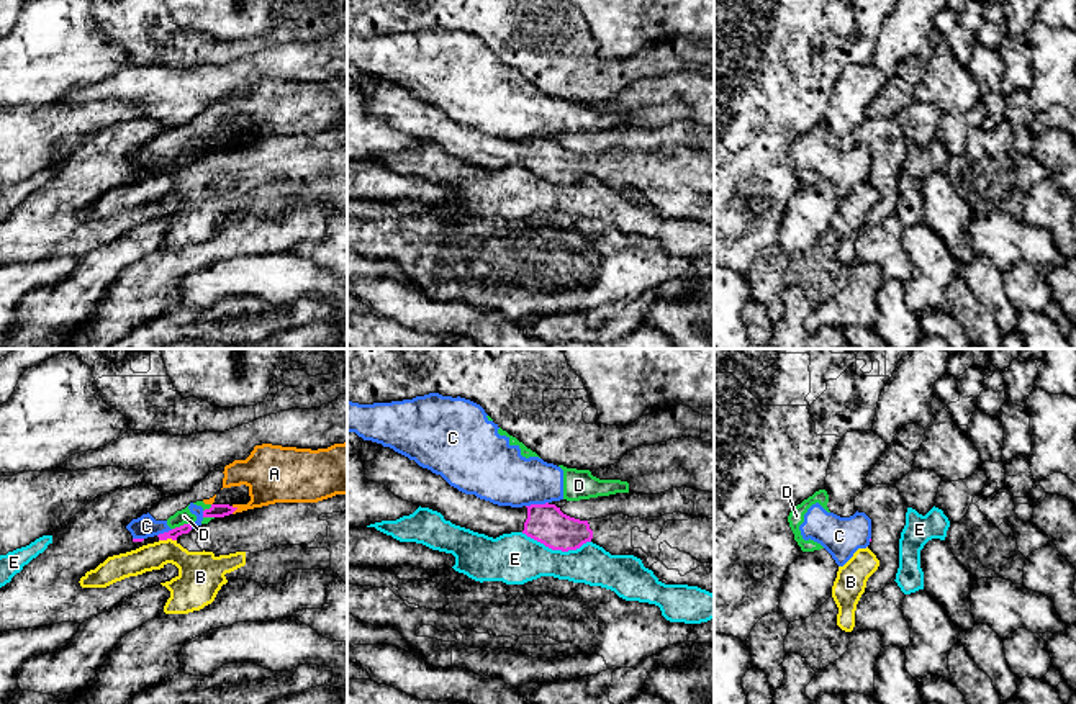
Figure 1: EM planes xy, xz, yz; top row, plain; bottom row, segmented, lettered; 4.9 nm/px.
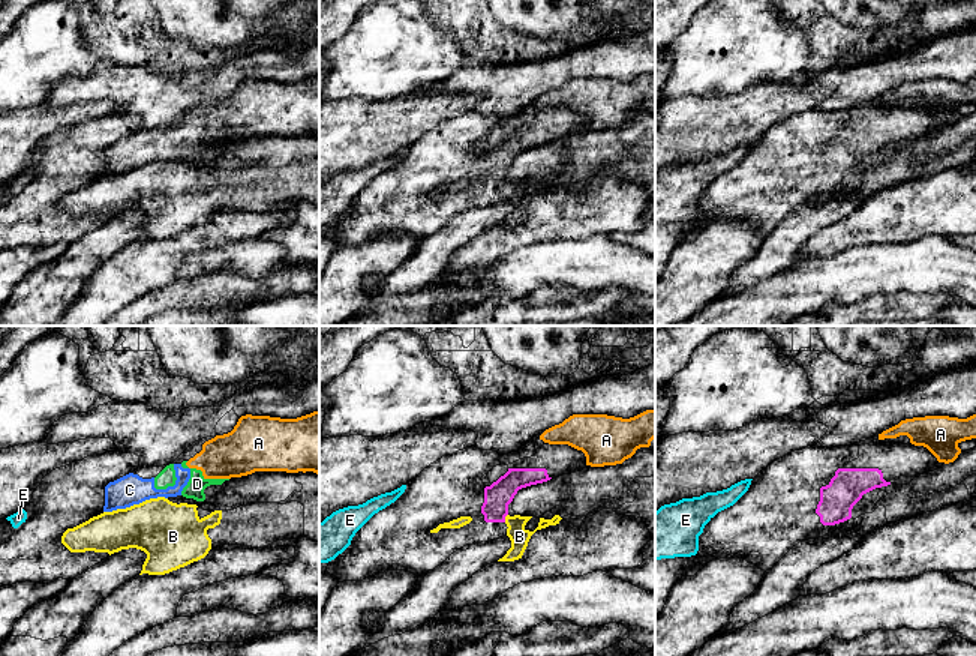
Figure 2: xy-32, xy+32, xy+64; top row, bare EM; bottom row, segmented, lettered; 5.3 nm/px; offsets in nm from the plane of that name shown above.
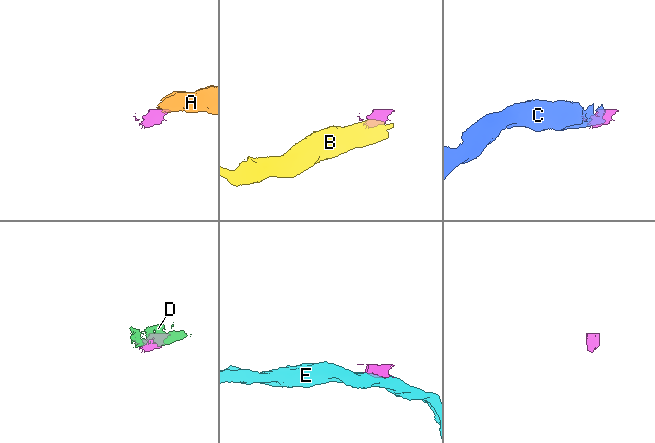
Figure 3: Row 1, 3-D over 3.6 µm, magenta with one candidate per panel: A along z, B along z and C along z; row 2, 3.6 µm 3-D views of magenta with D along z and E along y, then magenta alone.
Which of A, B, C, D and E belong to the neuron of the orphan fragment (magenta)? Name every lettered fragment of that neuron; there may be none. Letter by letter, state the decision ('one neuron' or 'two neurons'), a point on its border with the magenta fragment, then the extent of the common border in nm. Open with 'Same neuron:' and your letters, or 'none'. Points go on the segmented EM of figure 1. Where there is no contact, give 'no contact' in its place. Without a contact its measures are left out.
Same neuron: none
A: two neurons; meets magenta in xy at (235, 509); contact 50 nm long
B: two neurons; meets magenta in xy at (167, 537); contact 90 nm long
C: two neurons; meets magenta in xz at (536, 505); contact 110 nm long
D: two neurons; meets magenta in xy at (184, 524); contact 110 nm long
E: two neurons; meets magenta in xz at (556, 549); contact 340 nm long

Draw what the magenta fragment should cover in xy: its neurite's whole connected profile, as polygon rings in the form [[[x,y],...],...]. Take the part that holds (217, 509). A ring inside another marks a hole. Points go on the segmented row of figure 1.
[[[249,486],[223,488],[216,493],[215,503],[210,509],[203,511],[203,517],[224,517],[233,514],[237,504],[247,504],[251,501]]]

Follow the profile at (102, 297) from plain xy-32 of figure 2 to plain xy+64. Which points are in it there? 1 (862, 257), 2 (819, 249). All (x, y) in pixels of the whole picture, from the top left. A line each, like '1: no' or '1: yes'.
1: no
2: yes

